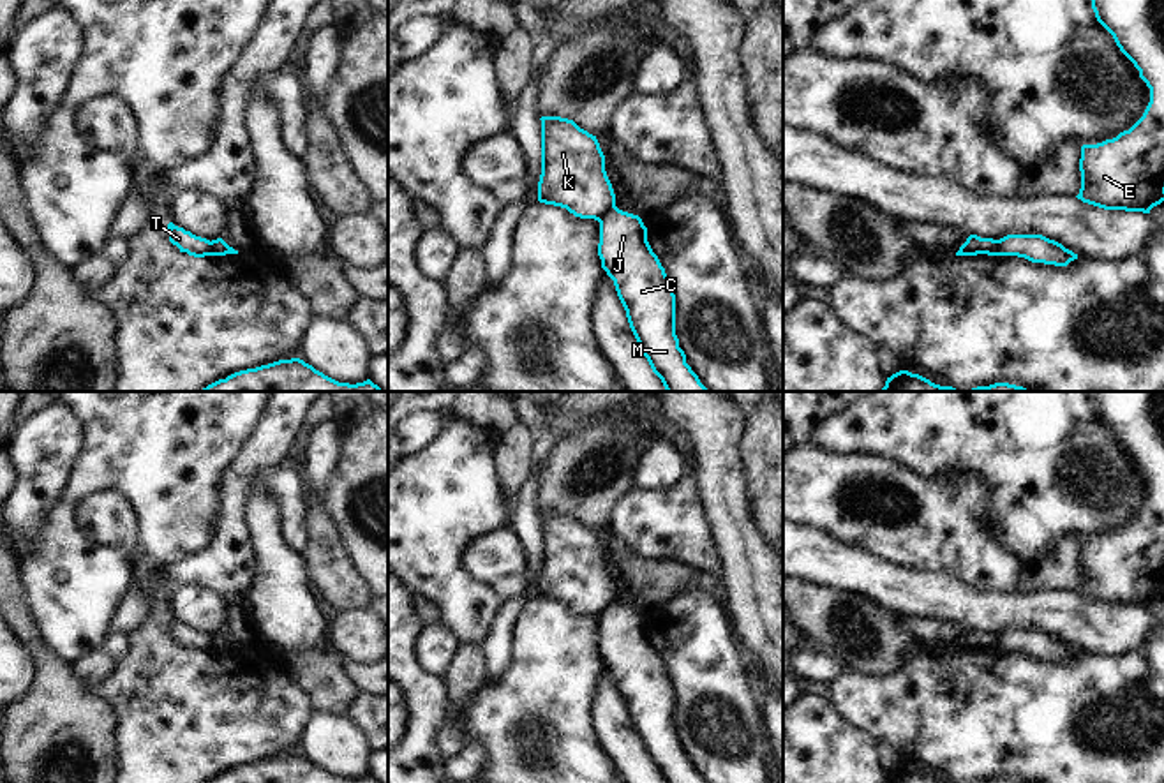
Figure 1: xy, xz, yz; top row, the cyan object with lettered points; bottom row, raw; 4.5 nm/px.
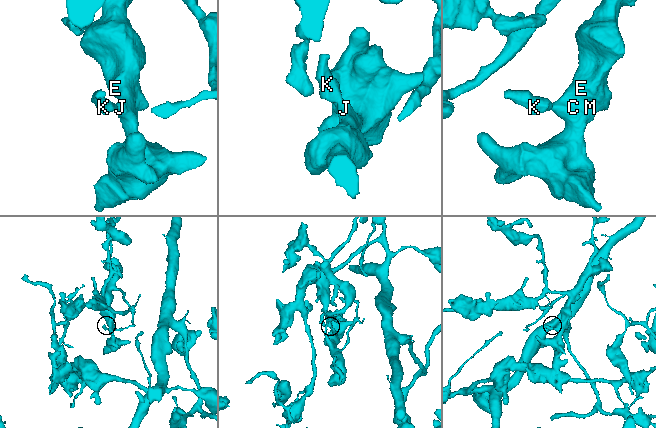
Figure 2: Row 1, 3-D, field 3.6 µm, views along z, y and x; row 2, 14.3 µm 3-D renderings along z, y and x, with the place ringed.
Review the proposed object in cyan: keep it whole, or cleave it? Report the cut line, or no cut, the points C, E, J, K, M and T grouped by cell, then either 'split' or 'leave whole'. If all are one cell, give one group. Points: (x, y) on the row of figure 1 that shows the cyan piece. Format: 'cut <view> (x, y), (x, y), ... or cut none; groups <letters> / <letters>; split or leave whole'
cut xz (614, 205), (596, 219); groups C E J M / K T; split

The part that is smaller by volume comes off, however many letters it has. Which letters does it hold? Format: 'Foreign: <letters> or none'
Foreign: K, T

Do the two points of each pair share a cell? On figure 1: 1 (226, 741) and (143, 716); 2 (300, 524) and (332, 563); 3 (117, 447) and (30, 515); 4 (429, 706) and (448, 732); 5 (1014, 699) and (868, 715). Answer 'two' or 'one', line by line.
1: one
2: two
3: two
4: two
5: one

